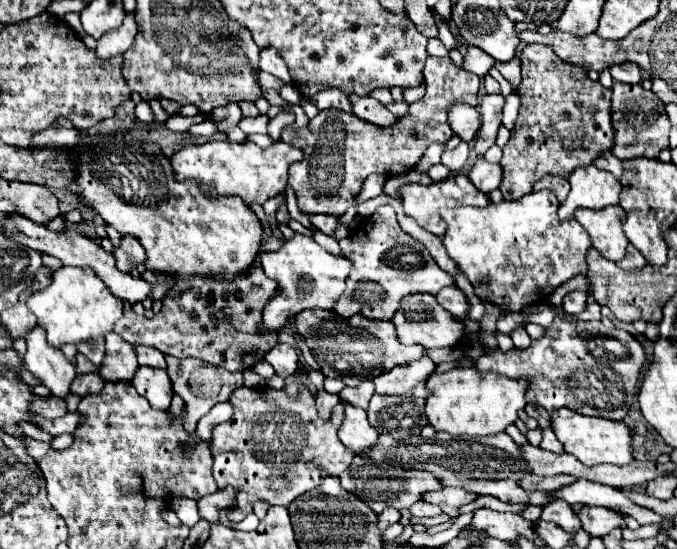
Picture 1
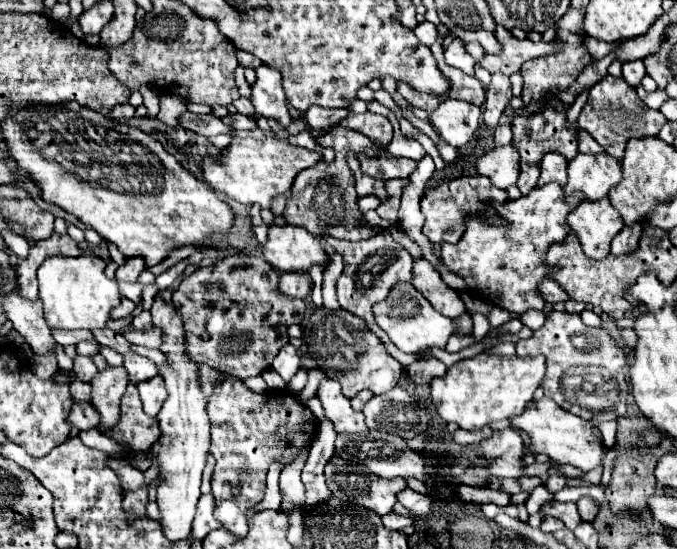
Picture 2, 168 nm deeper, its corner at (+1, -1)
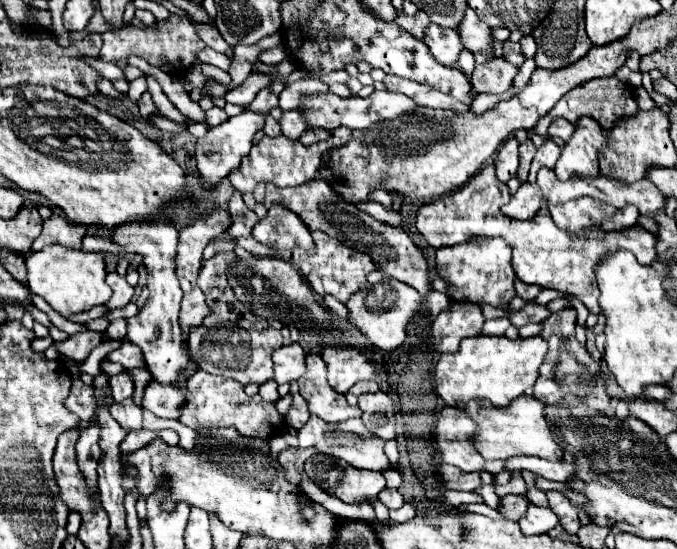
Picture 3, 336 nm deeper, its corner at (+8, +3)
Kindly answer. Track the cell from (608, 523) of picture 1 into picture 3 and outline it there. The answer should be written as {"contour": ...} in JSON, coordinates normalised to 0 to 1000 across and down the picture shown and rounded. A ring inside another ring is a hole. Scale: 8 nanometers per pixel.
{"contour":[[[752,900],[743,907],[743,922],[737,925],[749,944],[755,947],[770,947],[775,936],[778,936],[778,925],[781,925],[781,907],[778,903],[770,903],[770,900]]]}

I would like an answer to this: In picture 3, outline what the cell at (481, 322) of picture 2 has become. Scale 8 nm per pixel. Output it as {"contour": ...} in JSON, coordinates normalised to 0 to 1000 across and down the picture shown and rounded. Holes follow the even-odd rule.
{"contour":[[[669,554],[660,568],[651,568],[640,587],[640,597],[631,612],[631,627],[648,645],[675,641],[681,616],[705,612],[713,597],[713,587],[716,579],[705,554]]]}

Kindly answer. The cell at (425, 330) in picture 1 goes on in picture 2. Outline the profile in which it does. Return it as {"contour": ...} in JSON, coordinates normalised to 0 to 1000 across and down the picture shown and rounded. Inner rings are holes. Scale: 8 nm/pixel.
{"contour":[[[585,517],[576,528],[576,539],[564,554],[552,554],[549,561],[555,590],[576,612],[576,619],[600,645],[614,645],[626,634],[659,634],[659,623],[668,608],[681,605],[684,610],[693,610],[699,601],[699,587],[691,568],[687,568],[675,579],[662,579],[653,576],[650,568],[641,568],[635,561],[635,550],[612,528],[609,517]]]}

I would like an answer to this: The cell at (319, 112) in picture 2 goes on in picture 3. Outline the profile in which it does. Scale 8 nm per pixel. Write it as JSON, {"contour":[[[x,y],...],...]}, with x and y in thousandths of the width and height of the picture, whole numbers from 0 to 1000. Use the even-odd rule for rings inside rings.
{"contour":[[[427,200],[418,208],[418,215],[412,219],[418,248],[430,251],[430,255],[442,255],[442,248],[456,233],[453,219],[448,215],[448,200]]]}

